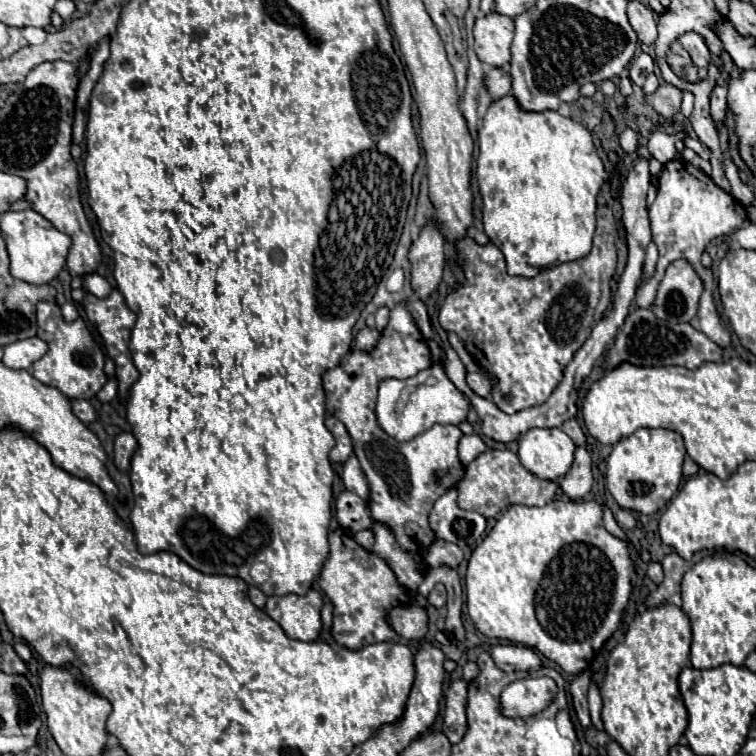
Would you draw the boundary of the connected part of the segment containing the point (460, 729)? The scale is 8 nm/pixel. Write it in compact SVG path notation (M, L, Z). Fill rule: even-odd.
M455 679L445 695L445 713L443 713L443 733L453 745L461 741L467 729L465 705L467 705L467 681Z

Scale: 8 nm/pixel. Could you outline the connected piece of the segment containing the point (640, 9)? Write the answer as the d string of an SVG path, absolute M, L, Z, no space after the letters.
M629 1L627 7L627 15L629 15L629 23L633 27L633 31L639 37L639 43L643 45L653 45L657 39L657 27L655 27L655 13L641 5L639 1Z

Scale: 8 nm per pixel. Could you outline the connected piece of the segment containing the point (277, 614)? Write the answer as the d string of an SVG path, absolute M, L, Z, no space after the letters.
M309 589L305 595L269 597L265 611L277 621L291 639L315 641L321 633L321 607L323 597L319 591Z

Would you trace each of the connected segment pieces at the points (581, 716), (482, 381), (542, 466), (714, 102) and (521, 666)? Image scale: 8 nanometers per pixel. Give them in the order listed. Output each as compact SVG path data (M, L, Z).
M583 671L571 681L571 687L569 687L569 693L573 697L573 709L575 709L575 715L579 719L579 725L583 727L583 731L587 731L591 727L591 717L589 717L589 707L587 707L589 683L591 683L589 671Z
M467 373L467 385L469 385L469 389L471 389L475 395L479 395L479 397L483 397L483 399L489 399L489 397L491 397L491 383L489 383L489 379L487 379L485 375L481 375L481 373Z
M529 429L519 437L519 461L539 479L563 477L573 461L575 445L561 429Z
M719 85L711 93L711 119L713 123L725 123L725 113L727 113L727 87Z
M491 645L489 653L495 661L495 665L505 671L505 673L513 673L513 671L531 671L531 669L539 669L541 667L541 659L537 657L537 653L525 645Z

